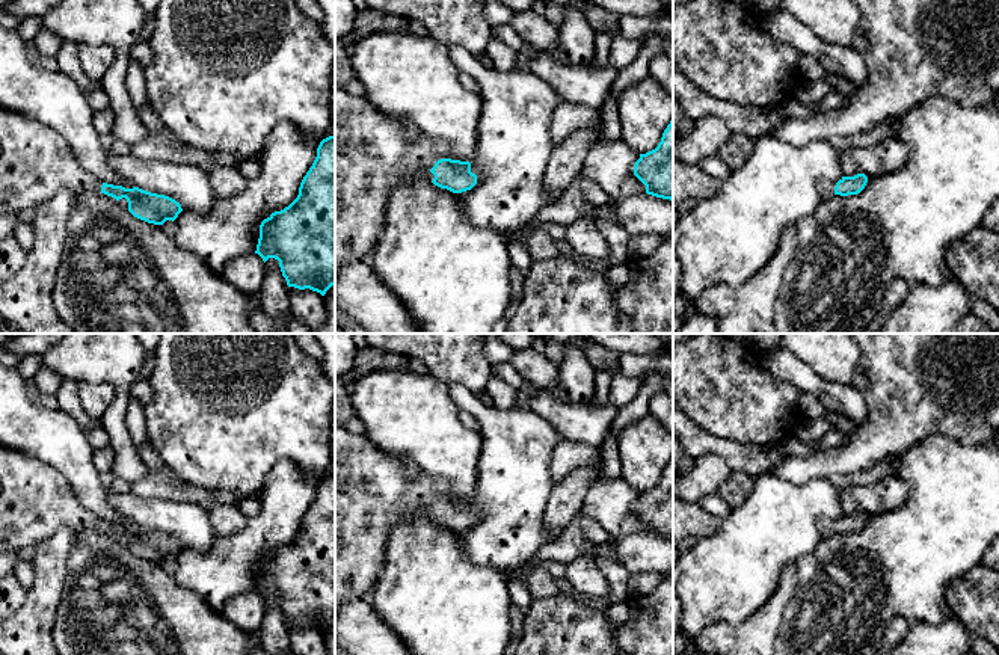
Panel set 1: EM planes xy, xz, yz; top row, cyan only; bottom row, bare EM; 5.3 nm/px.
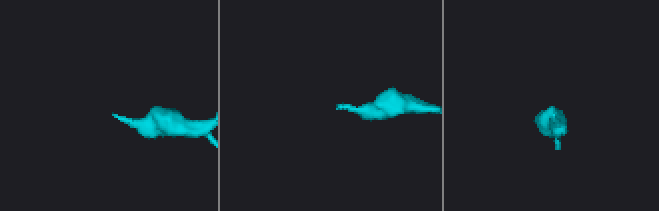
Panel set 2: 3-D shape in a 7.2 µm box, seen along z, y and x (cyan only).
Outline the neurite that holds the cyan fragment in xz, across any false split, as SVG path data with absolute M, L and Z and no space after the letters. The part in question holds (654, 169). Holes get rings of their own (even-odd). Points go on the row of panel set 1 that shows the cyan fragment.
M673 119L658 146L634 165L634 175L646 186L646 193L673 201Z

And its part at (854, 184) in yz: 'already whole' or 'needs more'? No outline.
needs more

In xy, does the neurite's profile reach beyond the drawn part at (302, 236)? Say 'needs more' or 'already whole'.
already whole

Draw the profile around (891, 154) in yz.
M895 134L869 148L842 151L841 168L844 177L865 174L874 178L901 169L907 160L908 148Z

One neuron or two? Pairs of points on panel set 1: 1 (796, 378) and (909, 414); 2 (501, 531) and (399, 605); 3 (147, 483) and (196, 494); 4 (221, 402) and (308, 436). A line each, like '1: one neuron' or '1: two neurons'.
1: two neurons
2: two neurons
3: one neuron
4: one neuron

